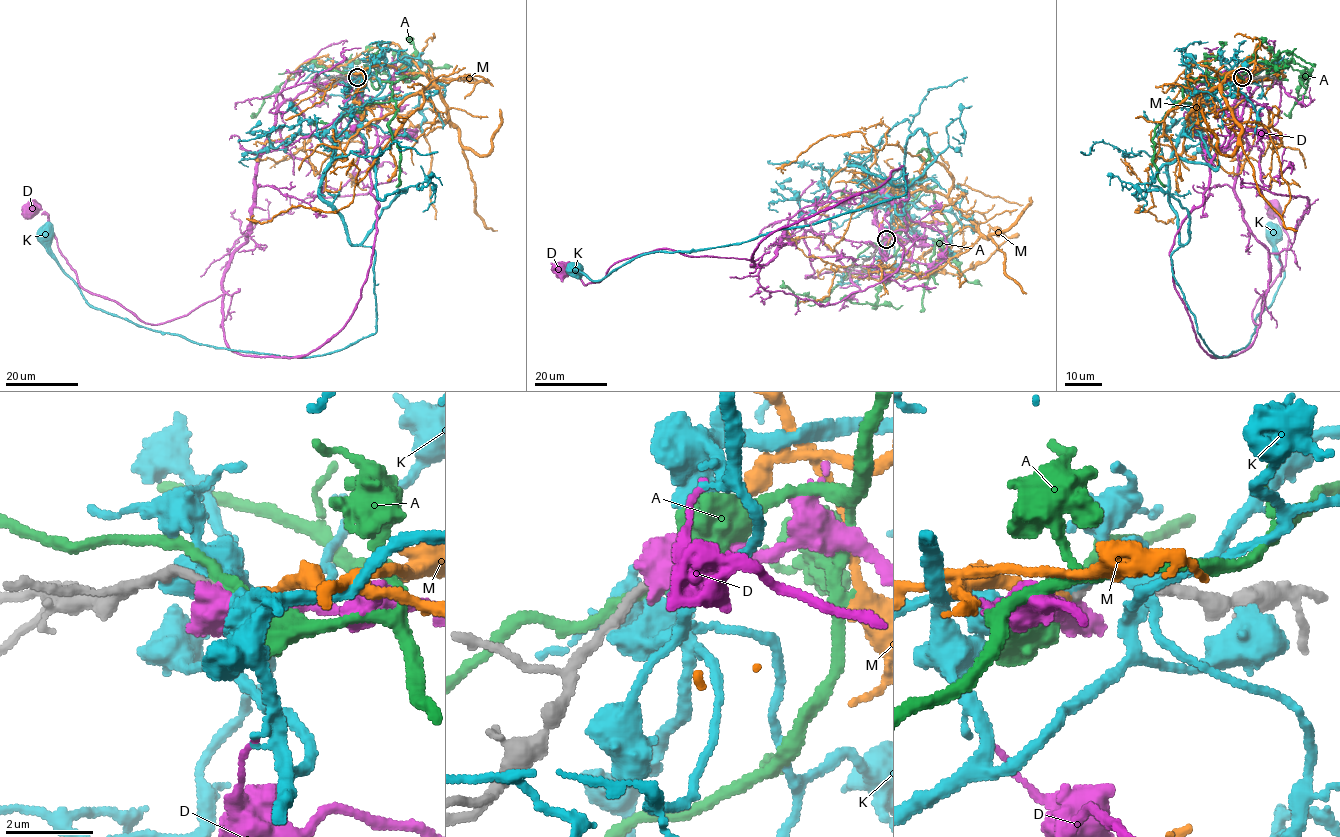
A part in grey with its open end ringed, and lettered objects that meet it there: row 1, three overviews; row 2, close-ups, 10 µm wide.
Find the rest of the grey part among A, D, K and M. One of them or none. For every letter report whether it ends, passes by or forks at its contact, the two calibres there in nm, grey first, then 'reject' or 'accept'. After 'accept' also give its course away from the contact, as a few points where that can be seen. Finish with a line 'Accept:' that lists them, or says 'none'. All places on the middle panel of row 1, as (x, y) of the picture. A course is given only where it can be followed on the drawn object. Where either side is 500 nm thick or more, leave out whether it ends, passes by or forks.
A: it passes by | 280/280 nm | reject
D: 260/850 nm | reject
K: it passes by | 260/300 nm | reject
M: it ends | 240/240 nm | accept | via (886, 239), (961, 217), (937, 161), (851, 131), (823, 137), (783, 174)
Accept: M

